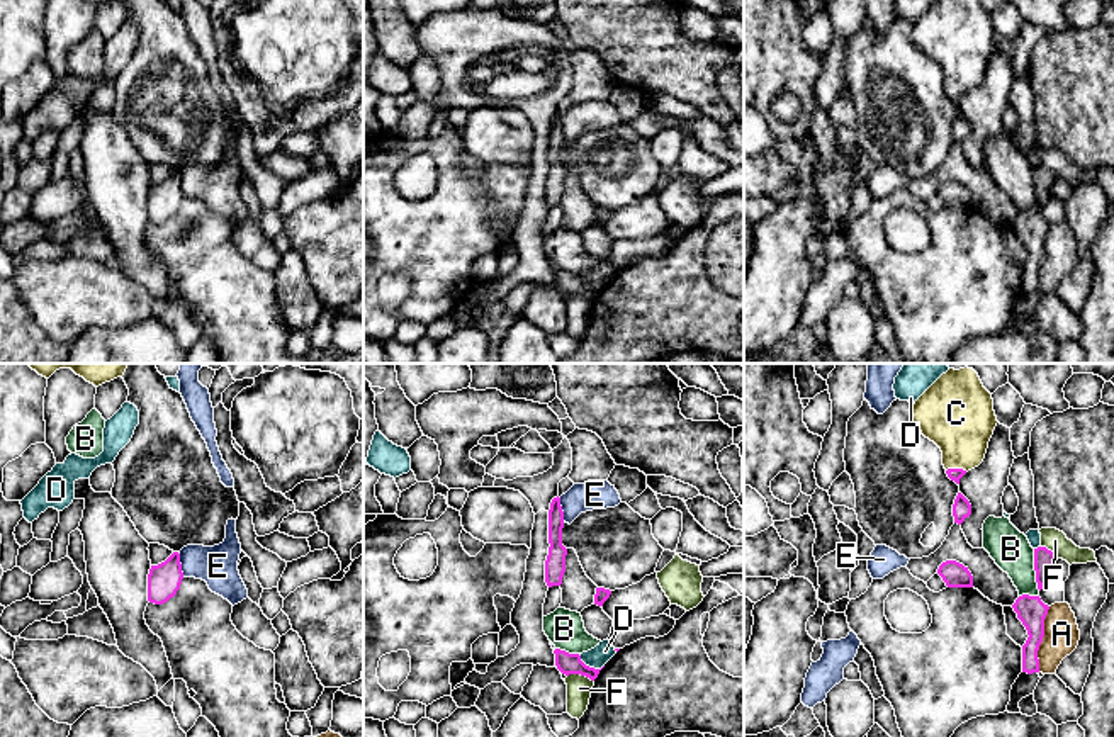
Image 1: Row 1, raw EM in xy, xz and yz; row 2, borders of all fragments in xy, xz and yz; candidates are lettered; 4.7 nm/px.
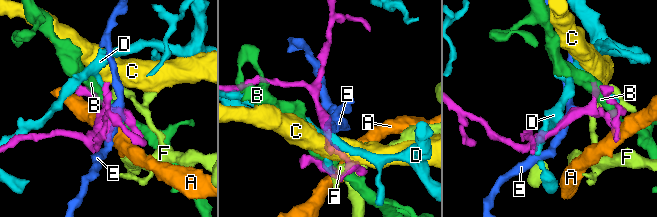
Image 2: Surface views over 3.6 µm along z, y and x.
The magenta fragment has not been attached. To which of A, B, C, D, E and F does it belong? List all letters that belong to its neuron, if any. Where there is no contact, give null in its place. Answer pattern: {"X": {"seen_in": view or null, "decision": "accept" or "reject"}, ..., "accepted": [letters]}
{"A": {"seen_in": "yz", "decision": "reject"}, "B": {"seen_in": "yz", "decision": "reject"}, "C": {"seen_in": "yz", "decision": "reject"}, "D": {"seen_in": "xz", "decision": "reject"}, "E": {"seen_in": "xy", "decision": "accept"}, "F": {"seen_in": "xz", "decision": "reject"}, "accepted": ["E"]}

